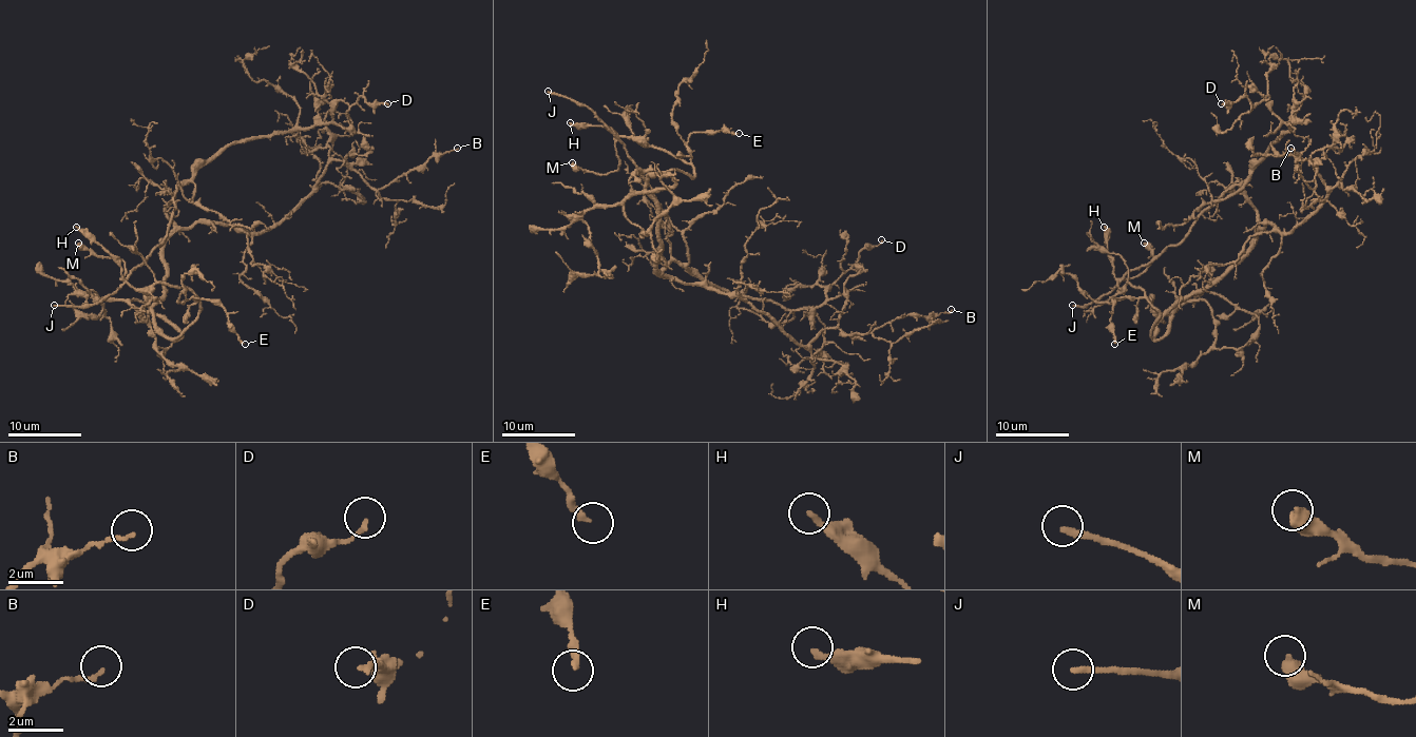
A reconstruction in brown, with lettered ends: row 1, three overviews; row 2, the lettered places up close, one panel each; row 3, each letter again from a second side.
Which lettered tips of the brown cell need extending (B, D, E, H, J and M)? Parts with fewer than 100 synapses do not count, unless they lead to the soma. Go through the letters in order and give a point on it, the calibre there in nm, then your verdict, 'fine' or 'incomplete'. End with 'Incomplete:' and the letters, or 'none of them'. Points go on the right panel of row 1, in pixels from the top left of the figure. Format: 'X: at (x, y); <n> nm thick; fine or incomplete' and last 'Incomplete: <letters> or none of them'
B: at (1290, 148); 160 nm thick; fine
D: at (1221, 103); 170 nm thick; fine
E: at (1114, 344); 220 nm thick; fine
H: at (1104, 227); 240 nm thick; fine
J: at (1072, 305); 260 nm thick; incomplete
M: at (1144, 243); 550 nm thick; fine
Incomplete: J

